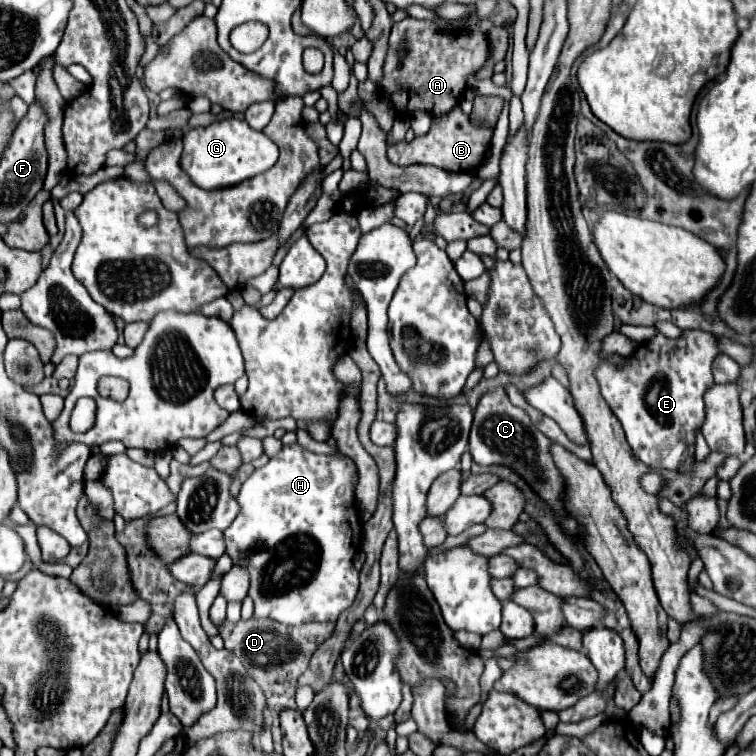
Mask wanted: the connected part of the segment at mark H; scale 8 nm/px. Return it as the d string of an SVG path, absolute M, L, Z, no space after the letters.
M298 442L282 446L282 450L268 460L266 466L254 470L254 474L242 484L242 490L238 494L238 506L240 512L234 518L234 522L224 530L224 542L226 542L226 554L232 558L234 566L244 566L250 574L250 590L248 596L254 600L254 618L270 618L274 622L286 624L286 626L300 626L300 624L310 624L310 622L336 622L342 610L352 606L356 592L358 592L358 570L354 568L354 554L360 548L360 538L362 538L362 528L360 528L360 512L354 504L354 476L356 468L354 462L342 454L338 456L324 456L324 454L314 454L302 448Z

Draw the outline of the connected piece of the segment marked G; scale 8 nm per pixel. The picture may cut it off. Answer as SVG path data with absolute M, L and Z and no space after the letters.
M228 118L212 122L206 128L194 128L184 134L184 152L180 166L190 180L204 188L228 188L252 176L270 170L278 160L278 146L266 138L264 132L252 130L242 118Z

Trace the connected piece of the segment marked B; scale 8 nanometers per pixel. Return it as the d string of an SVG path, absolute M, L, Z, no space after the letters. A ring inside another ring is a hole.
M456 106L448 116L440 118L438 124L431 124L428 134L422 140L412 140L410 144L400 142L396 146L390 146L388 160L396 166L432 164L450 172L472 172L482 164L486 150L490 146L490 138L492 138L492 130L474 126L470 118L460 110L460 106Z

